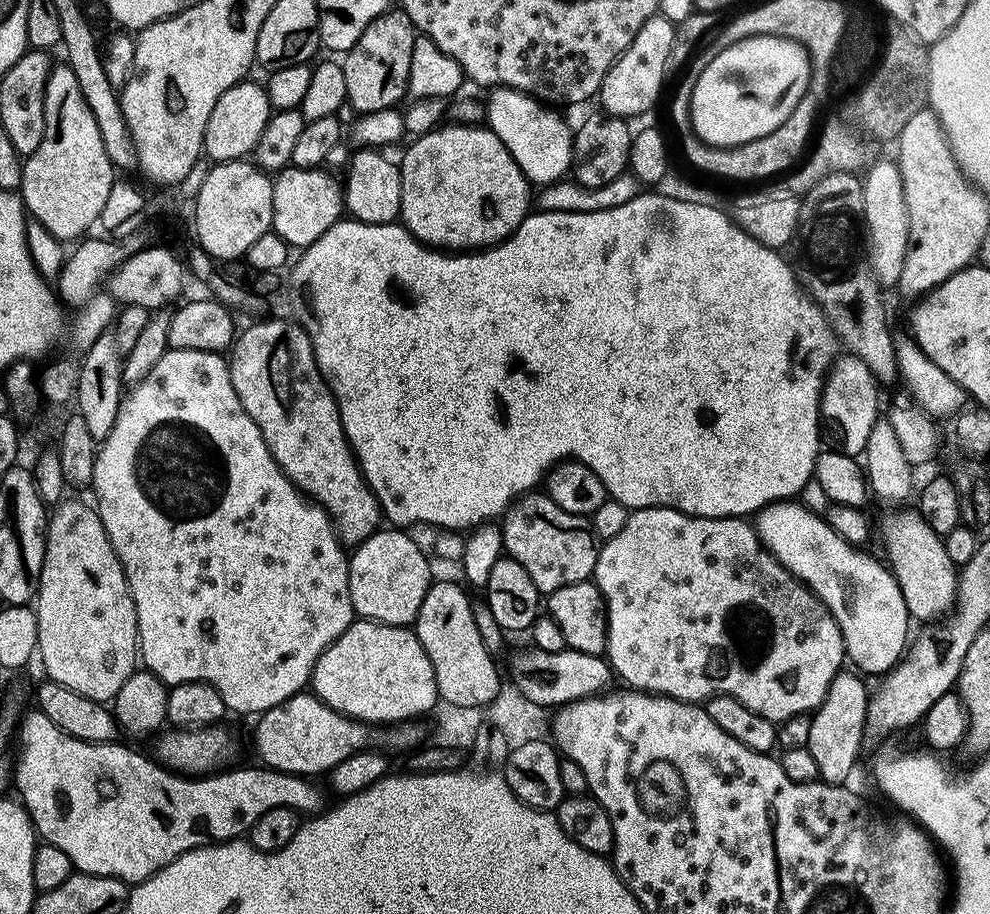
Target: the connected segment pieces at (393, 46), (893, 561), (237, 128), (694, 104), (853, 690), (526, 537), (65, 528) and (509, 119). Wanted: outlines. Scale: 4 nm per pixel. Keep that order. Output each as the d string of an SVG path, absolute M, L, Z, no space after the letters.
M389 10L358 38L358 42L343 57L342 67L346 78L347 103L352 104L356 114L376 112L395 108L400 99L405 99L408 90L408 75L410 74L410 54L414 54L414 42L418 33L405 12Z
M904 510L889 511L892 513L880 524L880 536L884 539L884 552L888 555L886 564L902 590L902 598L906 602L909 617L913 621L928 620L927 622L932 622L937 619L935 616L942 615L941 617L943 617L945 614L951 613L955 605L958 568L957 565L950 562L950 557L946 555L943 535L936 533L916 510L900 511Z
M238 83L223 92L218 102L214 102L214 110L210 110L210 122L206 122L204 131L203 155L212 162L224 164L228 160L245 159L255 153L258 138L262 138L262 130L266 130L266 122L274 111L268 93L261 85L259 88L248 83Z
M754 35L745 40L738 41L737 44L728 44L722 48L720 54L708 60L706 70L702 70L702 74L696 79L696 85L692 87L692 101L688 103L690 128L696 131L696 136L700 139L697 141L714 148L733 148L734 146L745 144L751 140L761 140L766 134L778 130L778 126L782 126L782 122L786 122L786 118L792 116L792 112L795 108L800 107L802 101L807 97L804 95L807 94L811 84L812 64L808 60L808 52L798 42L787 40L781 36Z
M847 670L837 674L826 690L826 698L810 716L810 734L806 747L810 758L814 758L819 779L826 784L843 785L847 781L844 779L851 774L860 742L866 737L865 723L870 695L863 679L856 676L851 676Z
M533 490L514 501L502 517L504 552L517 560L541 594L589 579L596 570L598 541L589 517L562 510L547 494Z
M65 498L51 509L40 583L34 593L38 622L36 647L38 660L44 663L51 683L74 690L78 696L85 696L88 700L112 702L138 668L136 607L132 604L128 581L124 578L120 559L106 534L100 513L91 503L88 504Z
M496 86L486 99L486 124L494 134L498 134L500 141L510 150L514 162L522 170L522 174L527 178L529 185L545 186L559 181L564 171L566 173L573 167L573 133L569 130L568 124L559 116L559 111L545 106L535 96L527 96L525 92L515 92L512 88Z

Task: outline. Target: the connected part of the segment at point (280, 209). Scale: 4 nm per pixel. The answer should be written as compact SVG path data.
M289 166L275 173L272 180L272 232L293 249L309 248L341 219L345 211L341 181L324 171Z

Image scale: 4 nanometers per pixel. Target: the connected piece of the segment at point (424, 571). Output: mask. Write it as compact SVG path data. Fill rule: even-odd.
M384 526L351 549L348 589L352 610L357 617L375 620L378 624L401 626L415 621L433 577L423 550L404 532L407 531L396 526Z

